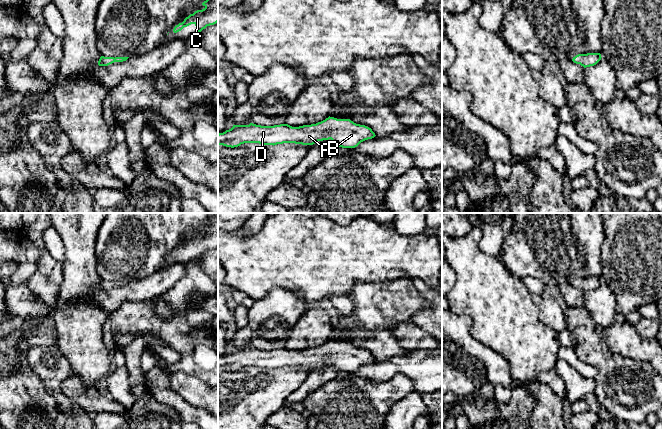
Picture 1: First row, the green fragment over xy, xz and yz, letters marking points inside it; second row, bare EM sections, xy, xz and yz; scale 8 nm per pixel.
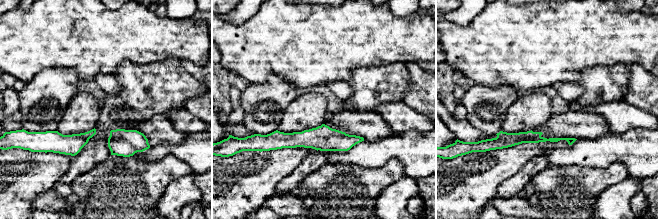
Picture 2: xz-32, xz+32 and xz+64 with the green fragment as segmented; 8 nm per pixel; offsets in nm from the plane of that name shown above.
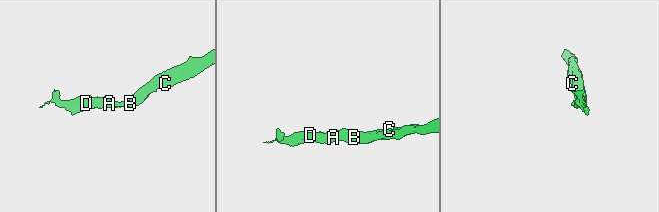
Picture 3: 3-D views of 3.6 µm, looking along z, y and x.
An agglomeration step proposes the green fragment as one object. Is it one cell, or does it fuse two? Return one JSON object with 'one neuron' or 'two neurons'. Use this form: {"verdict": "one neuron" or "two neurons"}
{"verdict": "one neuron"}

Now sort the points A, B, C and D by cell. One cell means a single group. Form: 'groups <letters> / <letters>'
groups A B C D

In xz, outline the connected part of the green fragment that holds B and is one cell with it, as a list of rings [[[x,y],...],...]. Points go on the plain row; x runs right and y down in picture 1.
[[[328,341],[311,349],[292,351],[288,348],[274,350],[233,349],[229,354],[218,358],[218,369],[238,371],[244,367],[277,369],[295,367],[313,369],[318,365],[331,363],[338,371],[355,372],[361,366],[376,359],[371,352],[356,348],[350,343]]]

